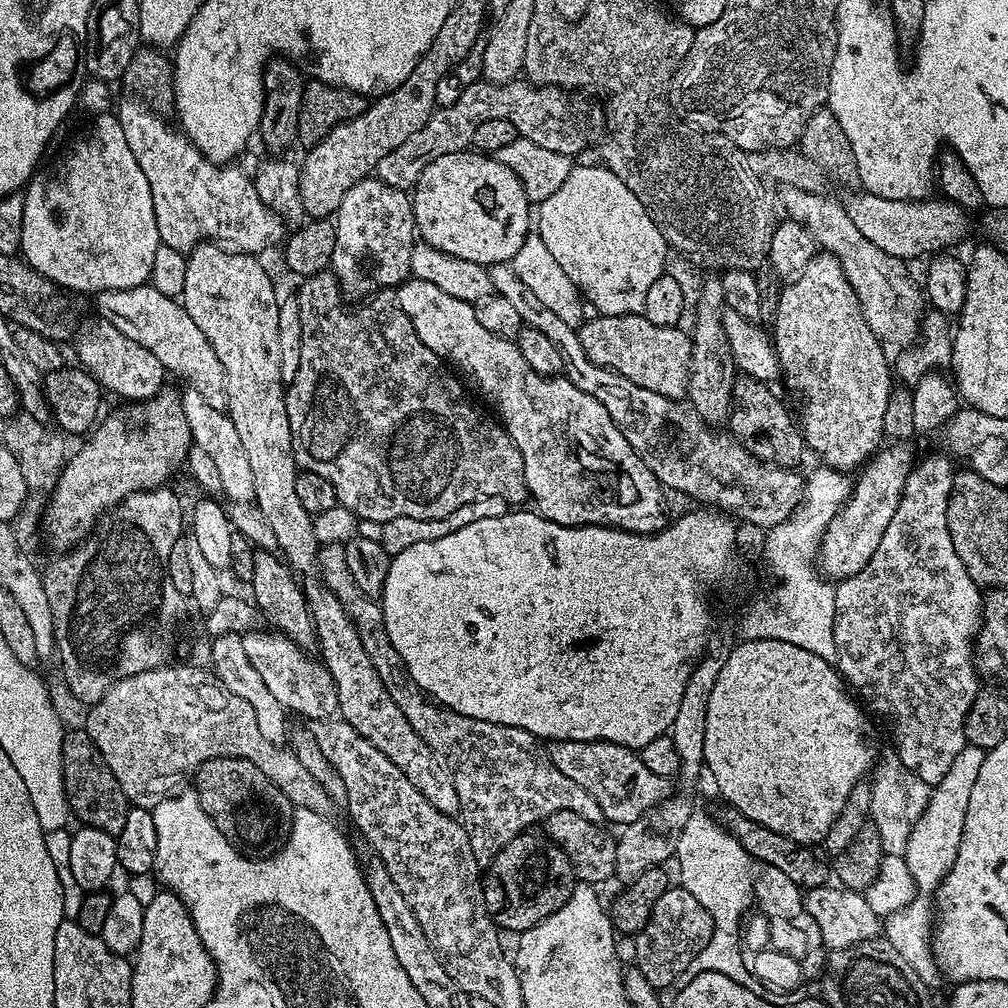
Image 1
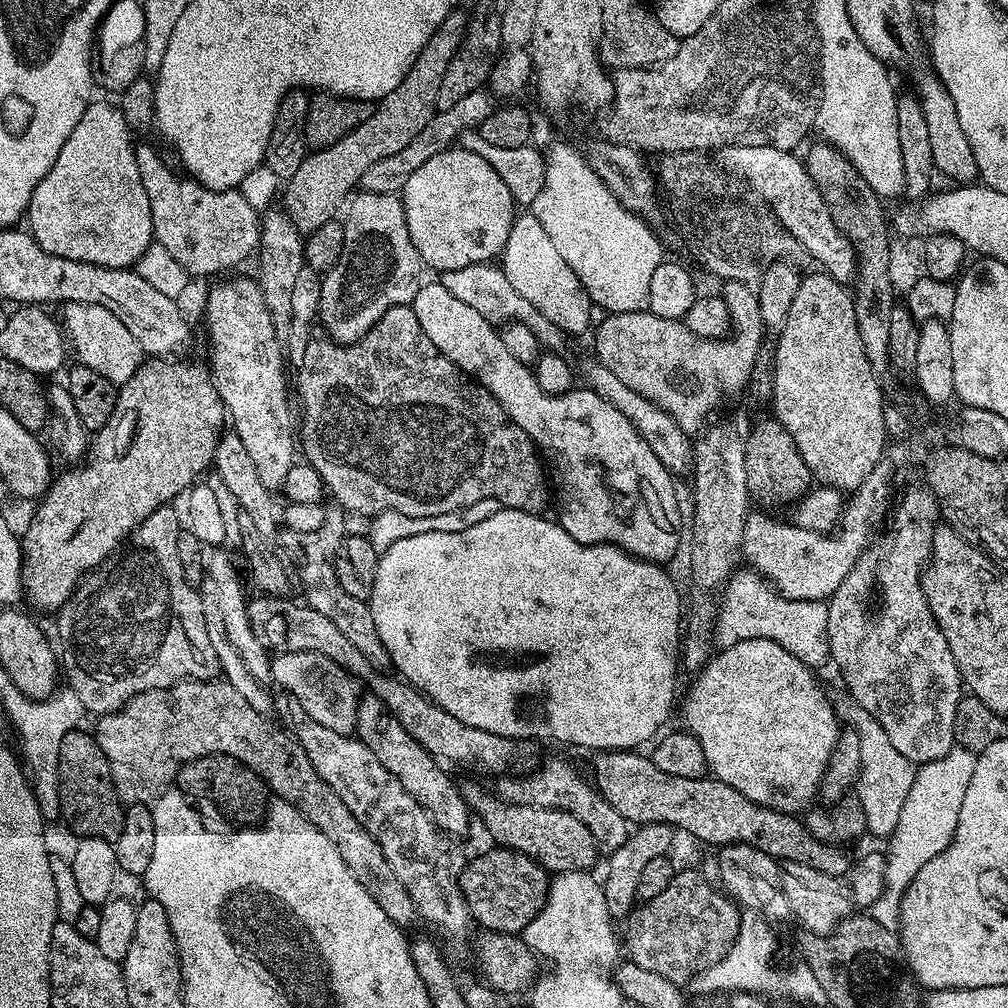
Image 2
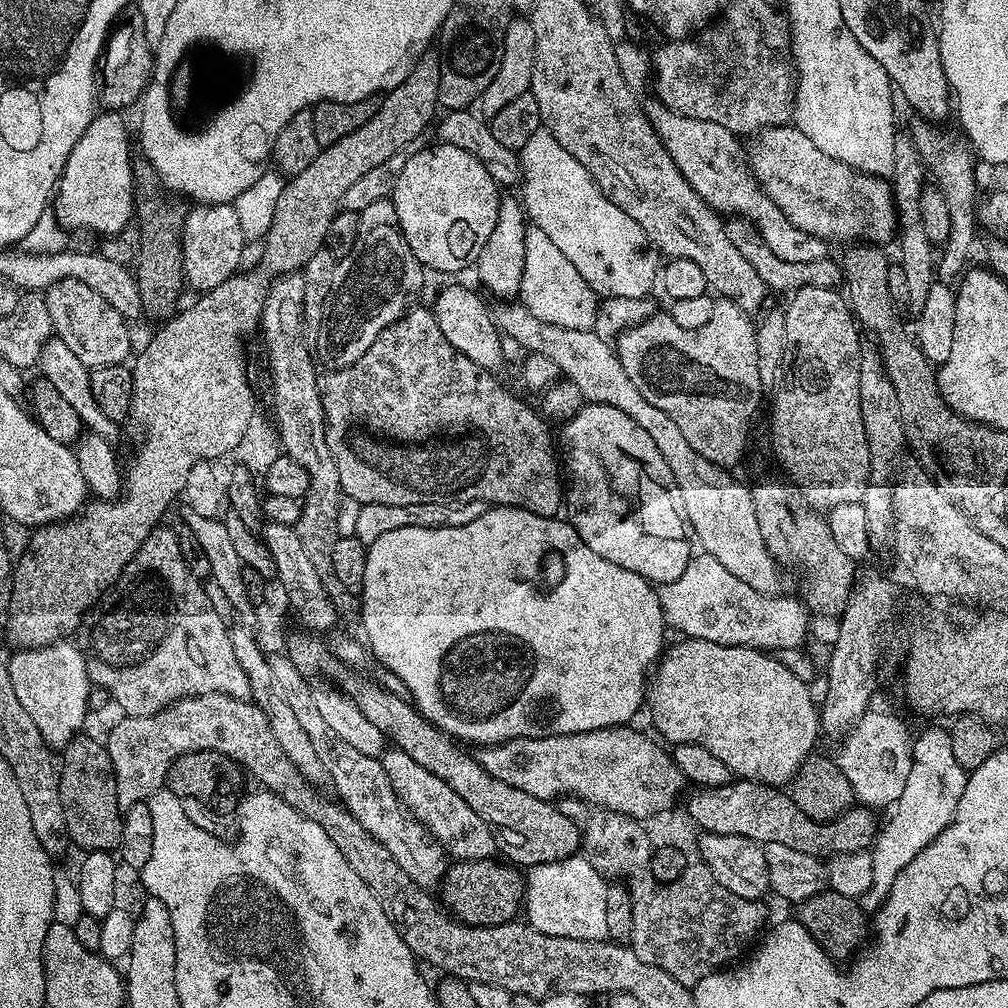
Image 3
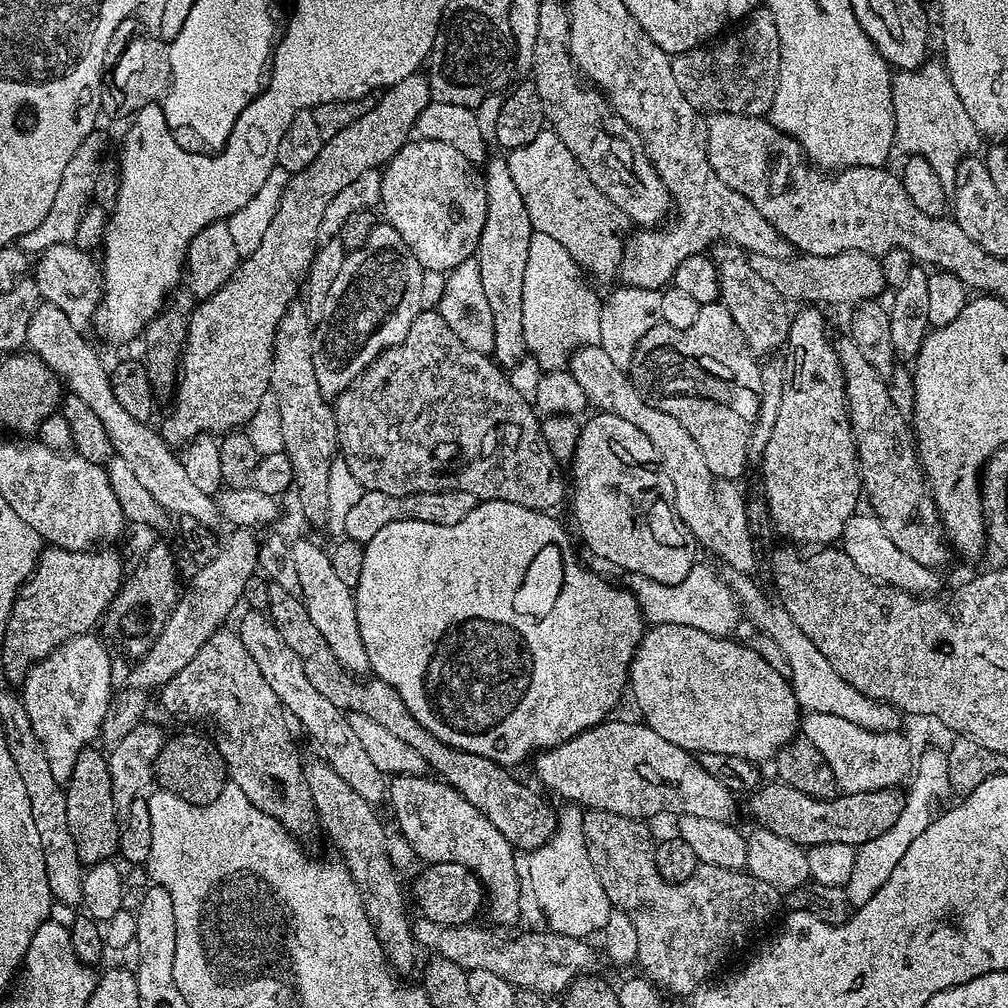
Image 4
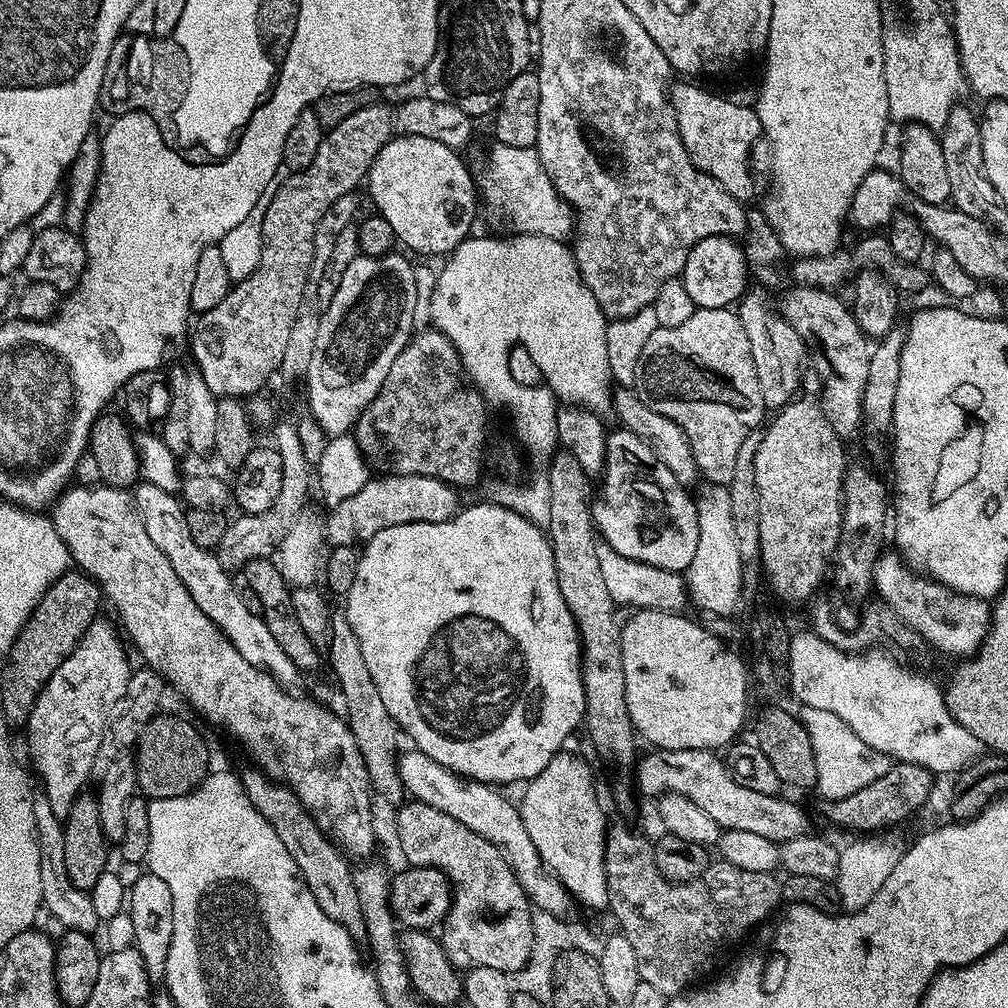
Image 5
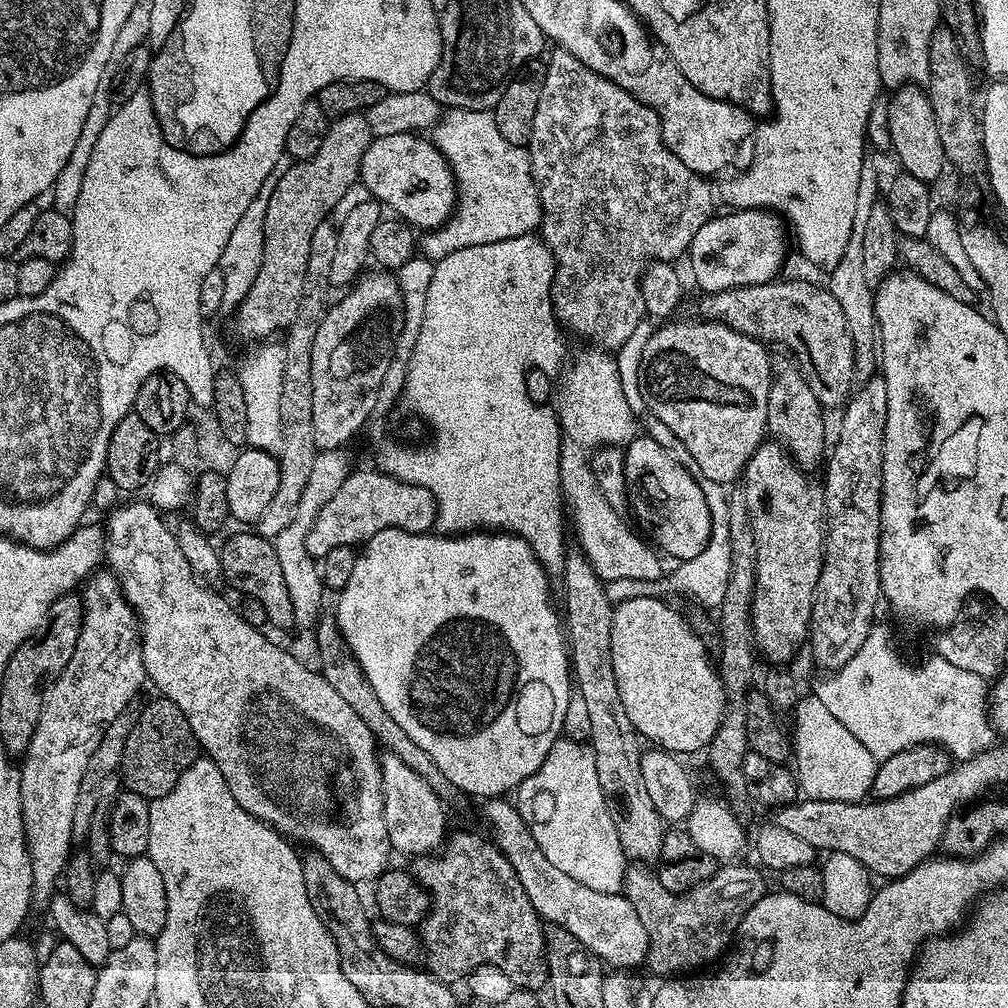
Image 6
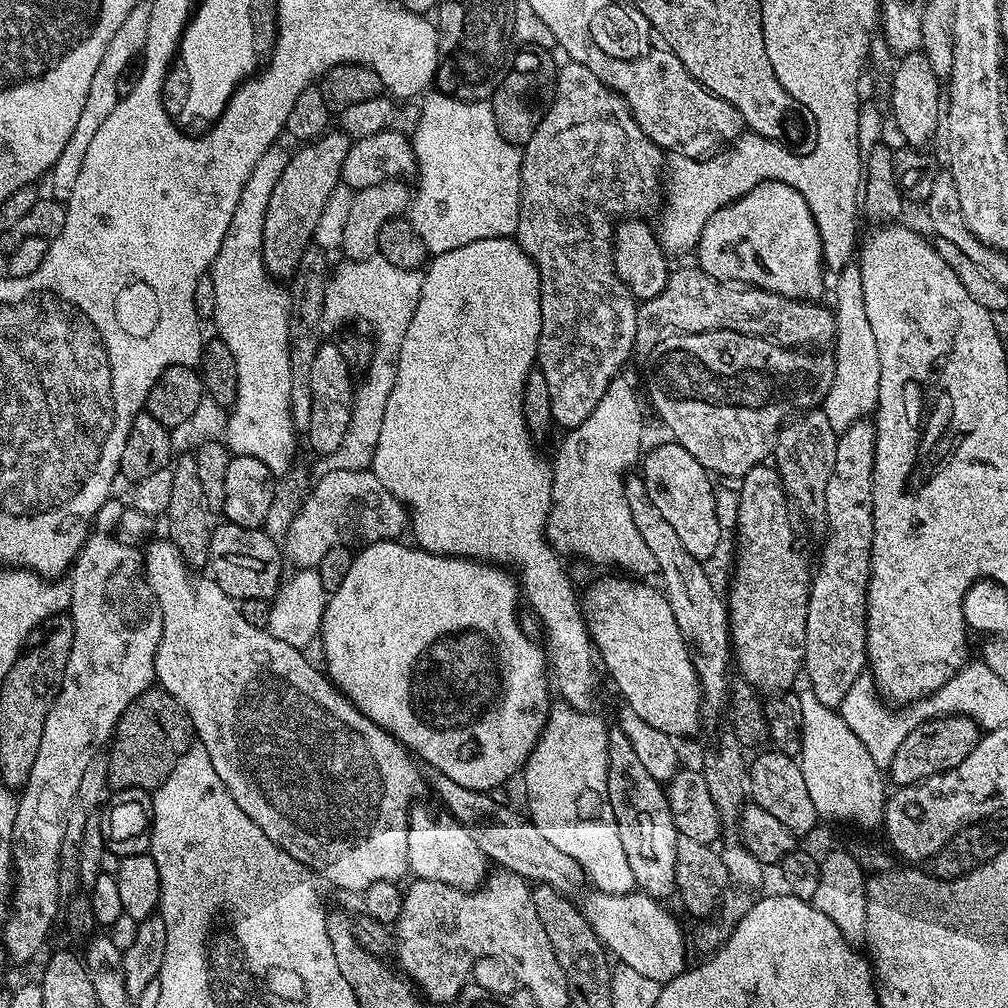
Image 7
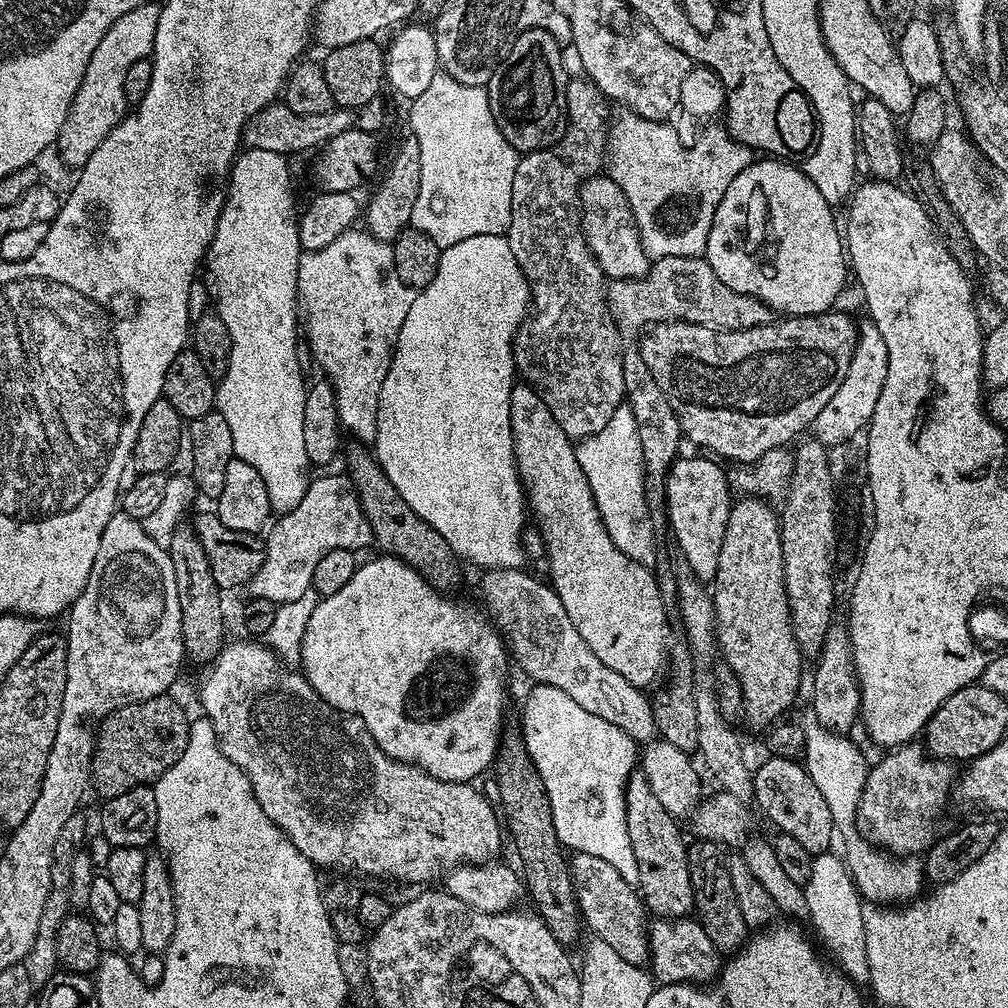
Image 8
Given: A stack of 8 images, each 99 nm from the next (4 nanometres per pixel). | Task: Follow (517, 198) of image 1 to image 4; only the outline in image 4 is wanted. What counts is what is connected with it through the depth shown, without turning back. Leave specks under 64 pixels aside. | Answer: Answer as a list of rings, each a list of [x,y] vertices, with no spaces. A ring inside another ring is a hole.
[[[412,138],[402,146],[402,150],[398,150],[398,154],[394,154],[389,158],[387,164],[384,165],[380,172],[380,177],[382,178],[382,190],[378,197],[378,203],[384,207],[383,219],[390,226],[394,226],[394,230],[398,230],[398,234],[402,234],[402,242],[406,242],[406,246],[410,246],[410,250],[414,254],[414,258],[418,258],[421,268],[430,272],[447,274],[453,268],[457,268],[462,262],[475,257],[476,248],[482,238],[482,226],[486,226],[486,186],[479,167],[472,165],[462,153],[454,150],[454,146],[446,146],[446,142],[430,142],[429,140]]]

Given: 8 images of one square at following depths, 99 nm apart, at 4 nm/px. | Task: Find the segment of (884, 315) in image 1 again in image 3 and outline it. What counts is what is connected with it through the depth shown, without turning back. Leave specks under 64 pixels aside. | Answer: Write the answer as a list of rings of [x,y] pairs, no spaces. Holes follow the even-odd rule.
[[[659,102],[647,105],[646,115],[666,154],[674,158],[674,166],[678,166],[682,178],[686,178],[688,185],[716,213],[729,212],[729,217],[755,225],[766,246],[786,262],[816,262],[829,255],[829,241],[819,240],[814,234],[798,230],[786,218],[786,214],[782,214],[782,210],[778,210],[778,206],[774,206],[774,202],[770,202],[767,194],[760,189],[760,184],[742,159],[742,144],[740,148],[739,142],[736,141],[739,140],[737,133],[726,130],[726,126],[718,126],[718,122],[679,116]]]

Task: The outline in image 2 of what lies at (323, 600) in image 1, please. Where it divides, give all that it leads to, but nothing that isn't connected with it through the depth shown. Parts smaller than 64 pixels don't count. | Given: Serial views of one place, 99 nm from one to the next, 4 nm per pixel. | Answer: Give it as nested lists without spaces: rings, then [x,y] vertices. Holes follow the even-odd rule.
[[[364,694],[359,697],[355,735],[363,744],[370,746],[374,758],[378,758],[378,762],[382,762],[382,766],[386,766],[386,770],[390,770],[390,774],[394,774],[398,782],[414,794],[440,829],[453,838],[467,834],[470,809],[463,791],[458,784],[456,788],[455,782],[440,769],[443,768],[441,761],[431,756],[417,740],[410,738],[410,734],[406,734],[406,726],[402,726],[402,722],[398,722],[398,718],[394,718],[394,714],[390,714],[388,707],[376,696]]]

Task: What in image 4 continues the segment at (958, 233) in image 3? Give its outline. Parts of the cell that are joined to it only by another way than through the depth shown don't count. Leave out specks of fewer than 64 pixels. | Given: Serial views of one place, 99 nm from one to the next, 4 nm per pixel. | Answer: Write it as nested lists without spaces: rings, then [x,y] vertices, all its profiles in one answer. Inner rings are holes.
[[[931,60],[925,61],[917,69],[901,69],[897,71],[890,80],[889,92],[892,96],[892,129],[895,143],[900,147],[900,145],[906,150],[905,153],[909,155],[918,155],[926,158],[930,162],[930,166],[934,167],[934,172],[941,179],[944,188],[951,189],[956,183],[957,167],[960,165],[965,157],[969,155],[975,155],[980,149],[980,140],[982,141],[982,133],[978,130],[977,126],[974,124],[974,120],[970,113],[967,112],[966,106],[964,106],[960,96],[958,96],[957,90],[953,86],[951,77],[948,74],[946,66],[941,61],[936,60],[936,62],[931,62]]]

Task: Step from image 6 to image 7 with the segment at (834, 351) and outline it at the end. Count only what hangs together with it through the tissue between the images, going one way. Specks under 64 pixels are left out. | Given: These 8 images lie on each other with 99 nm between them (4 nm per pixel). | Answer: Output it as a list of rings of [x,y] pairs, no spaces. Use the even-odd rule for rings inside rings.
[[[692,266],[692,268],[680,268],[669,275],[666,282],[666,290],[662,290],[662,294],[658,294],[654,298],[643,301],[639,305],[638,315],[636,317],[636,347],[634,349],[635,355],[640,358],[647,358],[654,350],[654,346],[658,342],[662,342],[671,336],[681,336],[683,332],[737,332],[738,334],[746,334],[747,336],[757,336],[763,340],[770,340],[773,344],[781,344],[783,348],[799,348],[801,350],[820,350],[825,346],[831,345],[836,339],[835,318],[833,316],[833,309],[826,306],[823,308],[823,303],[815,300],[795,300],[794,298],[786,298],[782,294],[774,294],[770,290],[762,290],[755,286],[745,286],[742,284],[733,284],[726,280],[715,280],[710,274],[706,274],[699,266]]]

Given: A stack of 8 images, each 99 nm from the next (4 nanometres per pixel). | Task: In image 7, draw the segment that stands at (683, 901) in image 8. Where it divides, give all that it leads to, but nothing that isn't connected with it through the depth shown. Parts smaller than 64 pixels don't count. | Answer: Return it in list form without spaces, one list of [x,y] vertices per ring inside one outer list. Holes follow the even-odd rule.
[[[618,726],[608,728],[608,769],[606,770],[606,790],[610,810],[614,810],[614,822],[618,822],[618,839],[622,841],[622,851],[626,853],[626,862],[634,873],[634,882],[639,891],[663,901],[664,896],[676,892],[676,838],[677,831],[672,821],[672,811],[668,805],[668,793],[661,781],[650,778],[650,773],[642,767],[630,738]]]

